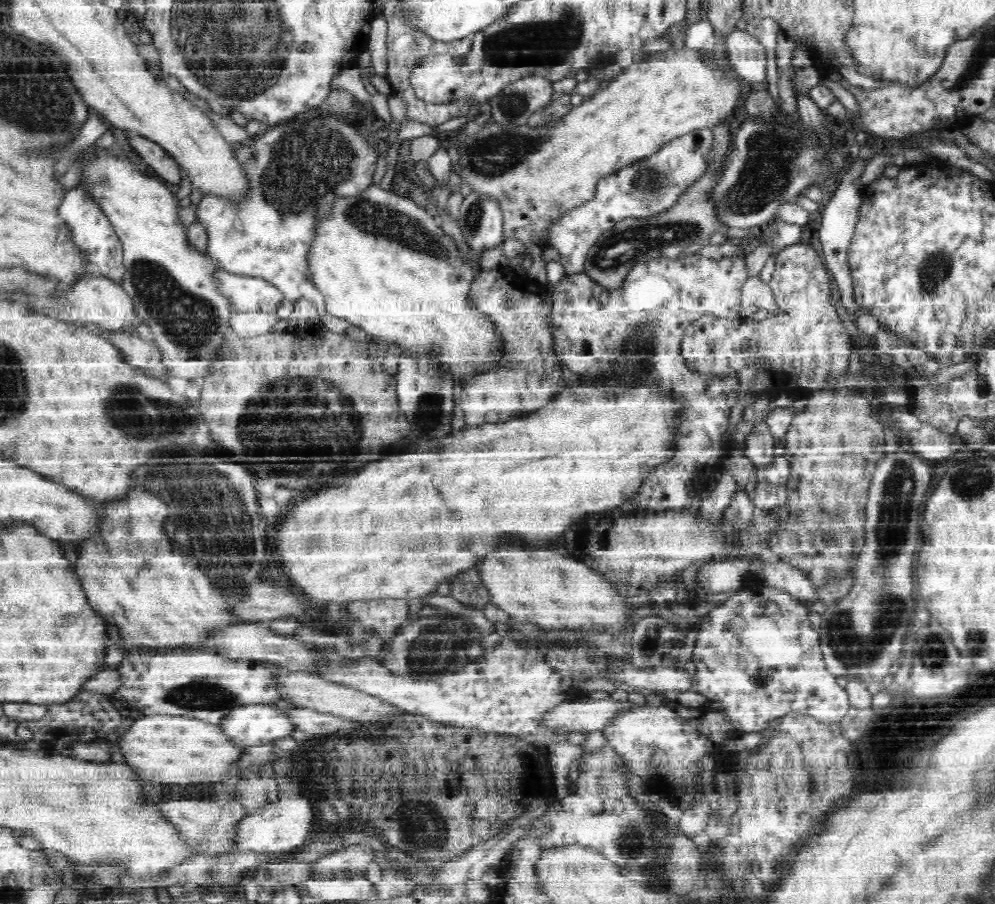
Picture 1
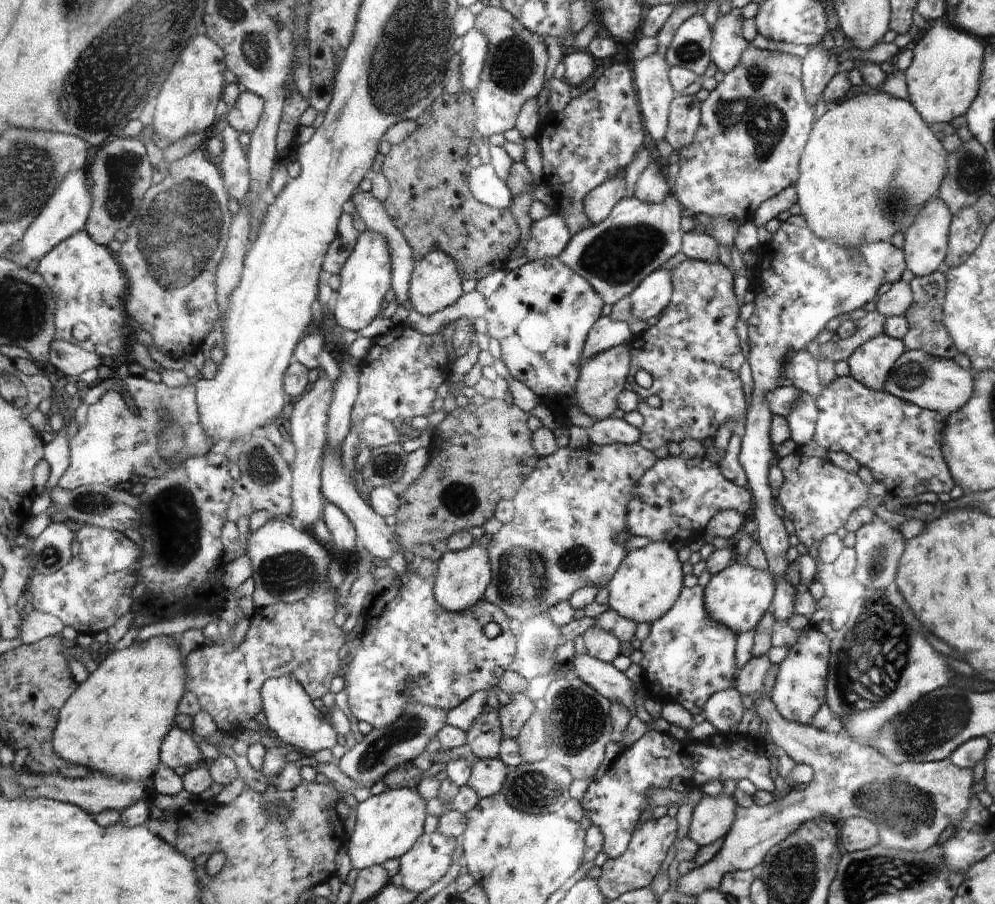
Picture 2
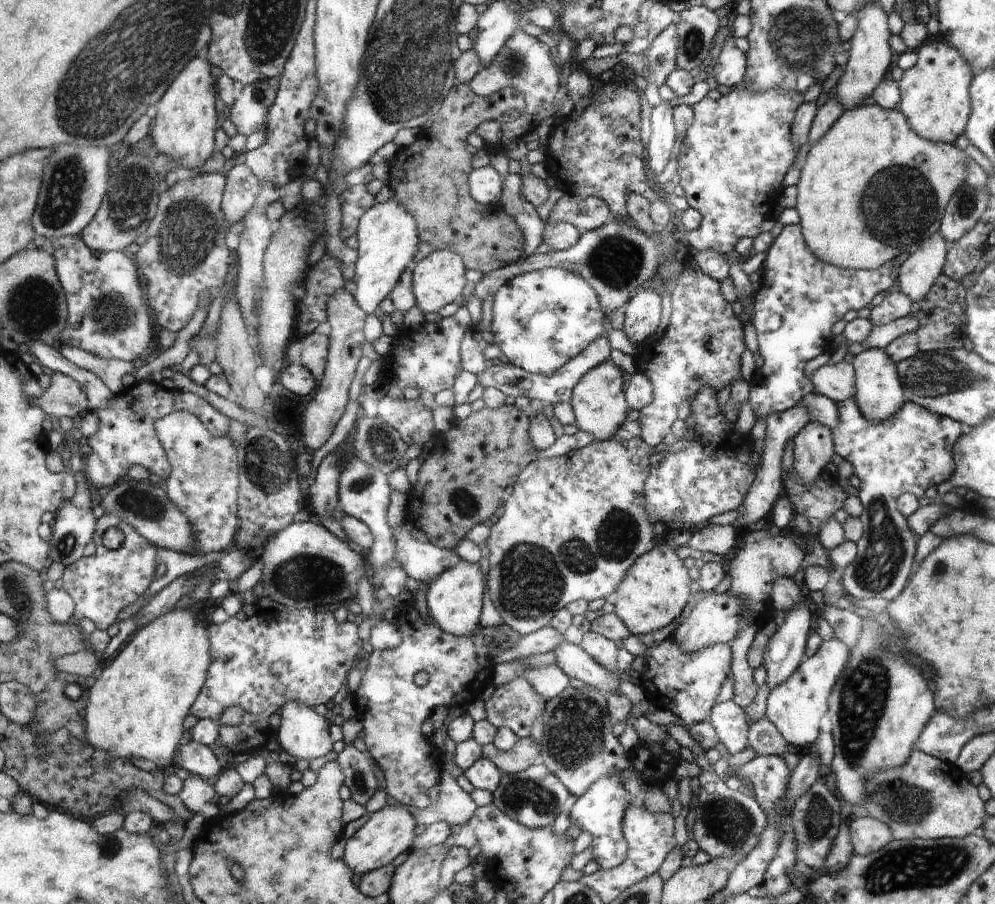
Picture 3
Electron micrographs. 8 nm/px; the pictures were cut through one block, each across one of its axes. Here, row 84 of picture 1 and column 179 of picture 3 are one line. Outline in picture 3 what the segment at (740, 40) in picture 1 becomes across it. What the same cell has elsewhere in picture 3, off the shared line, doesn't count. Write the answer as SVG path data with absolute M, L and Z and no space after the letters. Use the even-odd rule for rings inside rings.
M187 742L185 746L179 748L177 756L177 766L185 768L189 774L205 778L207 782L217 782L221 770L225 768L219 758L213 754L213 748L201 746L197 742Z

